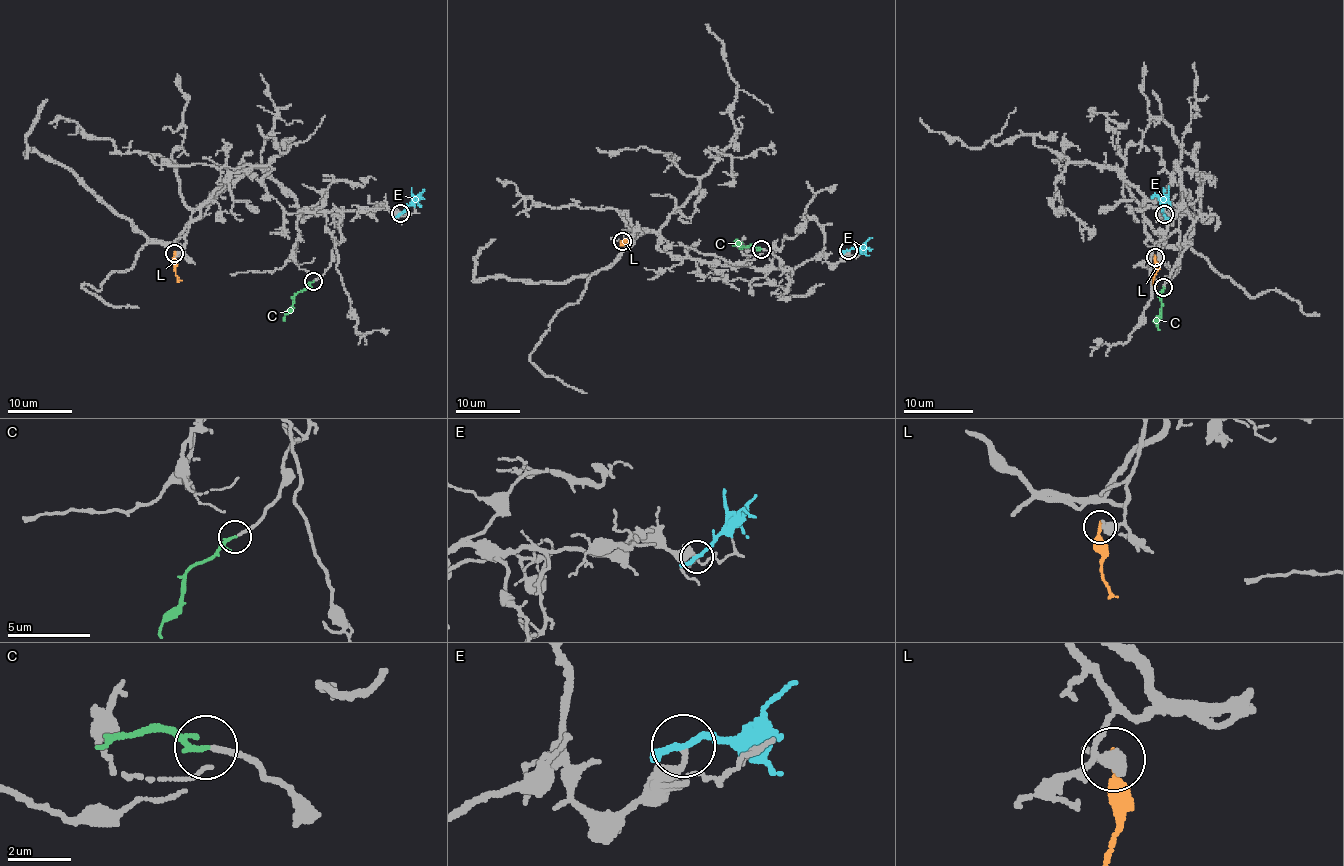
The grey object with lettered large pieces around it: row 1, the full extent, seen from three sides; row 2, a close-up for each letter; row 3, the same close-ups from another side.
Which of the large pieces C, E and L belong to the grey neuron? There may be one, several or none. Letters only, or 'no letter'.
C

